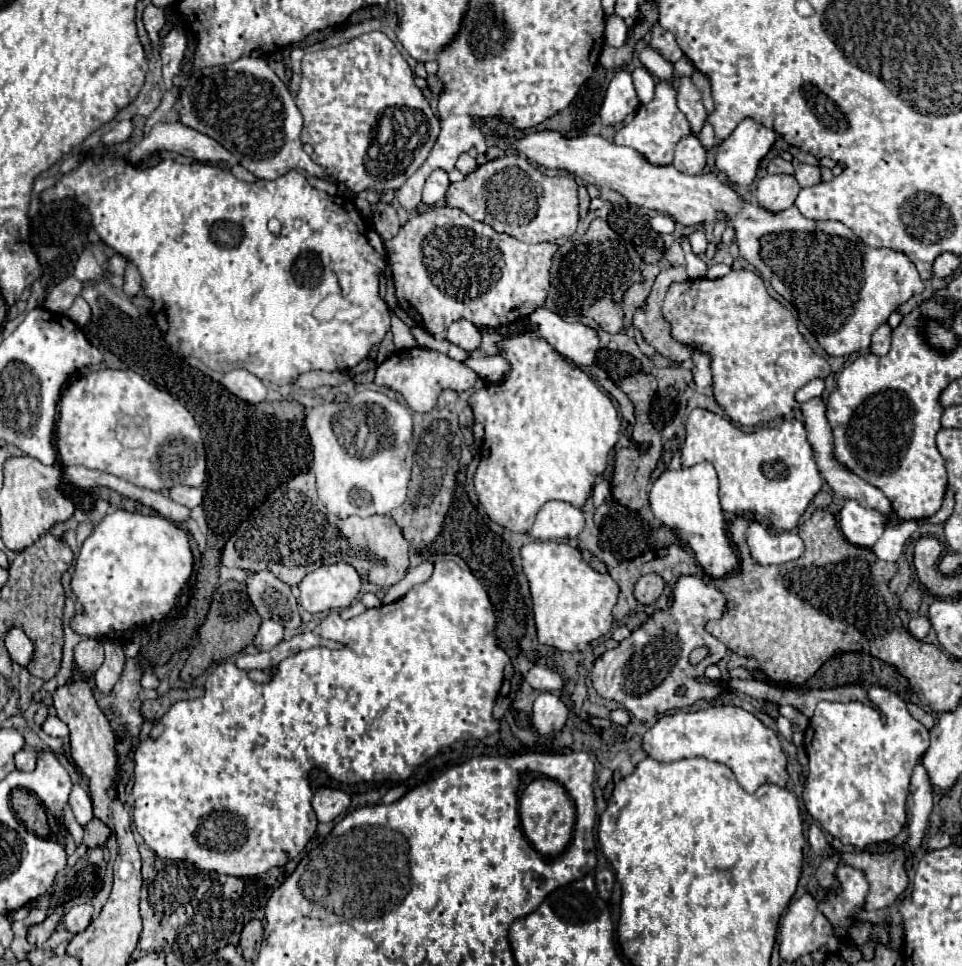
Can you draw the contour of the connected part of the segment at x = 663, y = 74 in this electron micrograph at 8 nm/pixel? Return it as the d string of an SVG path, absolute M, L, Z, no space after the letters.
M646 47L640 53L640 61L644 63L644 67L658 79L672 79L672 63L668 63L658 51L654 51L652 47Z

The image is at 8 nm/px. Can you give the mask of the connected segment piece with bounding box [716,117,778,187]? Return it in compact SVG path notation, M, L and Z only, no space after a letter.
M748 117L742 119L716 153L718 171L726 173L730 181L748 187L756 177L760 159L770 151L776 137L774 129Z

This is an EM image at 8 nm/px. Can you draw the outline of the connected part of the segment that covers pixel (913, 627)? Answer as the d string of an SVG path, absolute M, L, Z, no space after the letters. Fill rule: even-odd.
M912 617L908 623L908 633L912 637L916 637L918 641L922 641L930 631L930 621L926 617Z

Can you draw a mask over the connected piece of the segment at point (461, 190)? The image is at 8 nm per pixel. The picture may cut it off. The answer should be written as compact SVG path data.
M518 153L504 155L494 161L486 161L484 165L478 165L472 173L468 173L464 181L450 183L444 203L448 207L462 209L474 221L486 223L498 233L508 233L516 237L518 241L526 241L526 243L568 239L576 231L576 225L578 225L578 185L576 181L568 175L540 173L536 165L528 163L528 159L524 159L524 155L518 155Z

